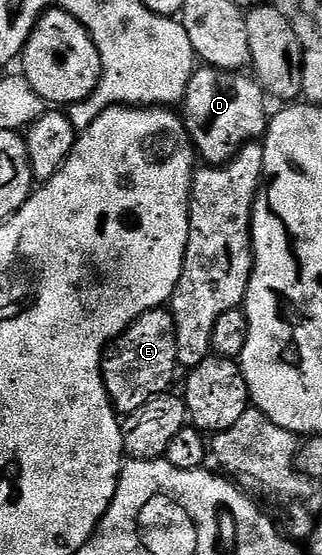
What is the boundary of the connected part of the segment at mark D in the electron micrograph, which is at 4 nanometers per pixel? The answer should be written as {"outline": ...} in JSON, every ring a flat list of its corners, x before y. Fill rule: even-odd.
{"outline":[[203,65,195,69,186,85,186,94,180,103,180,126,186,129,192,145,198,149,207,167,231,162,239,150,261,139,266,132,268,113,262,107,264,95,258,83,241,73,214,70]]}

